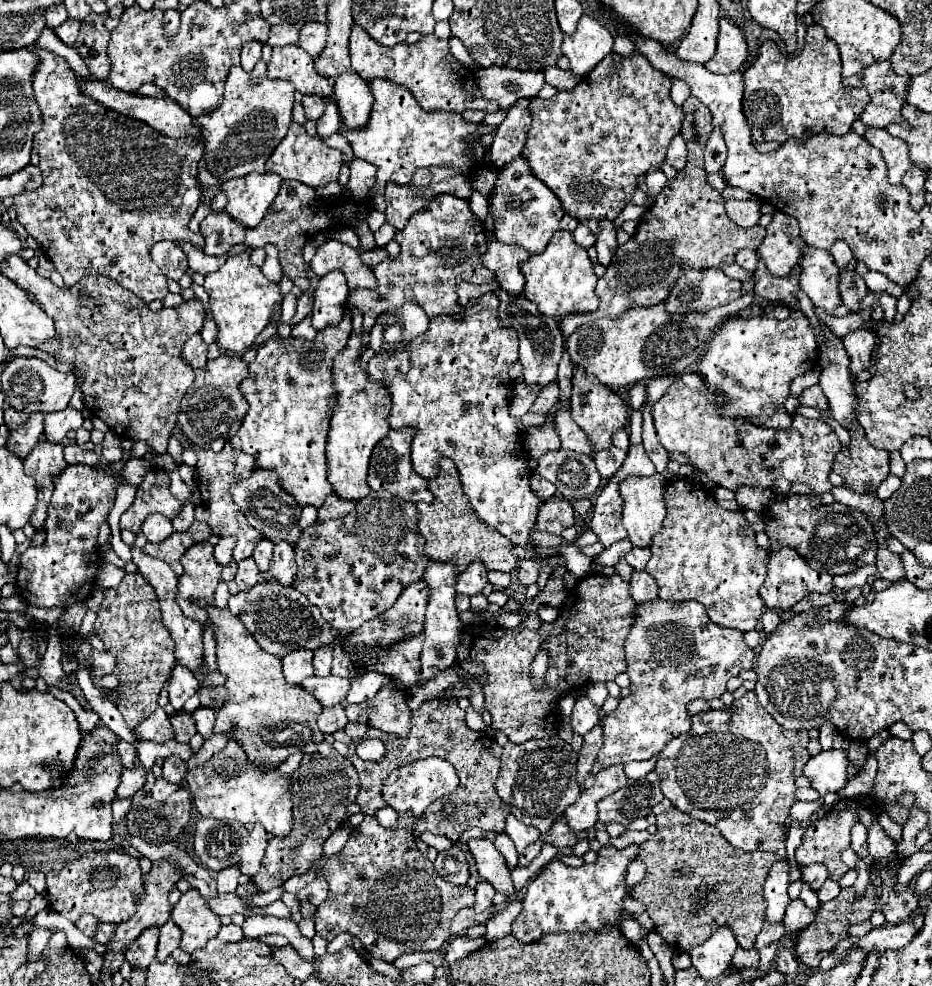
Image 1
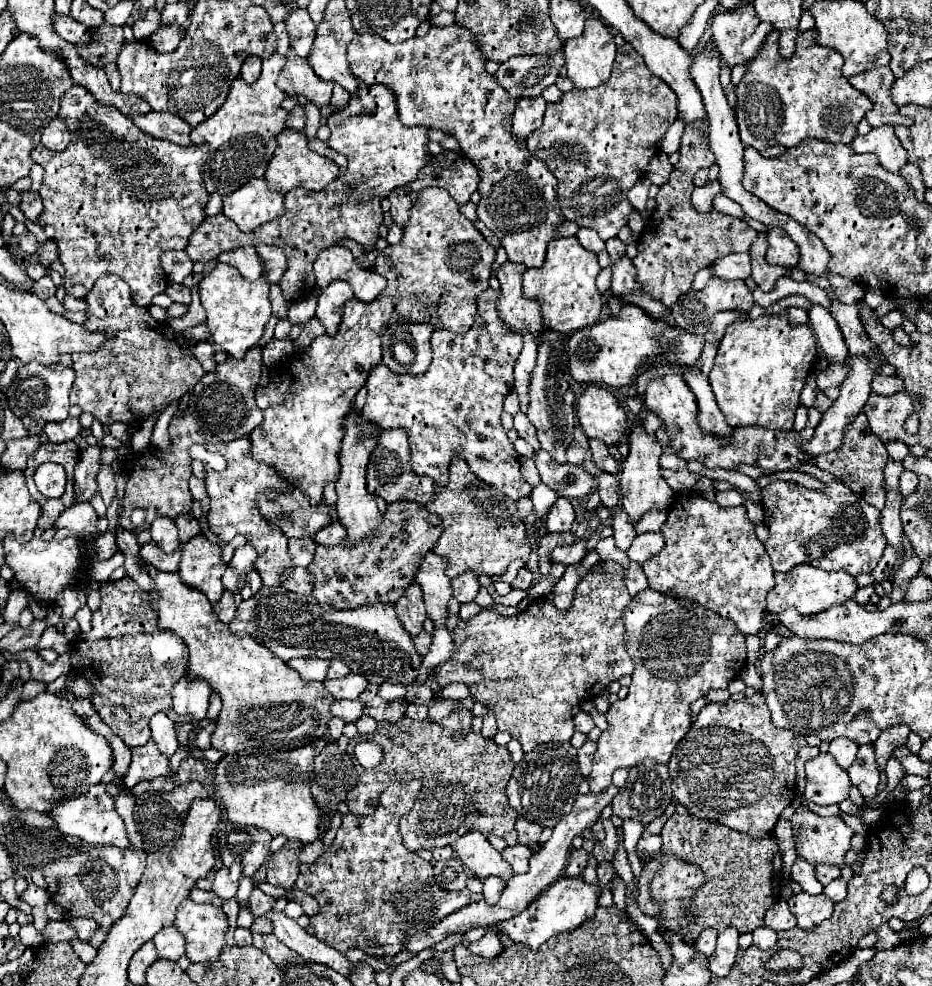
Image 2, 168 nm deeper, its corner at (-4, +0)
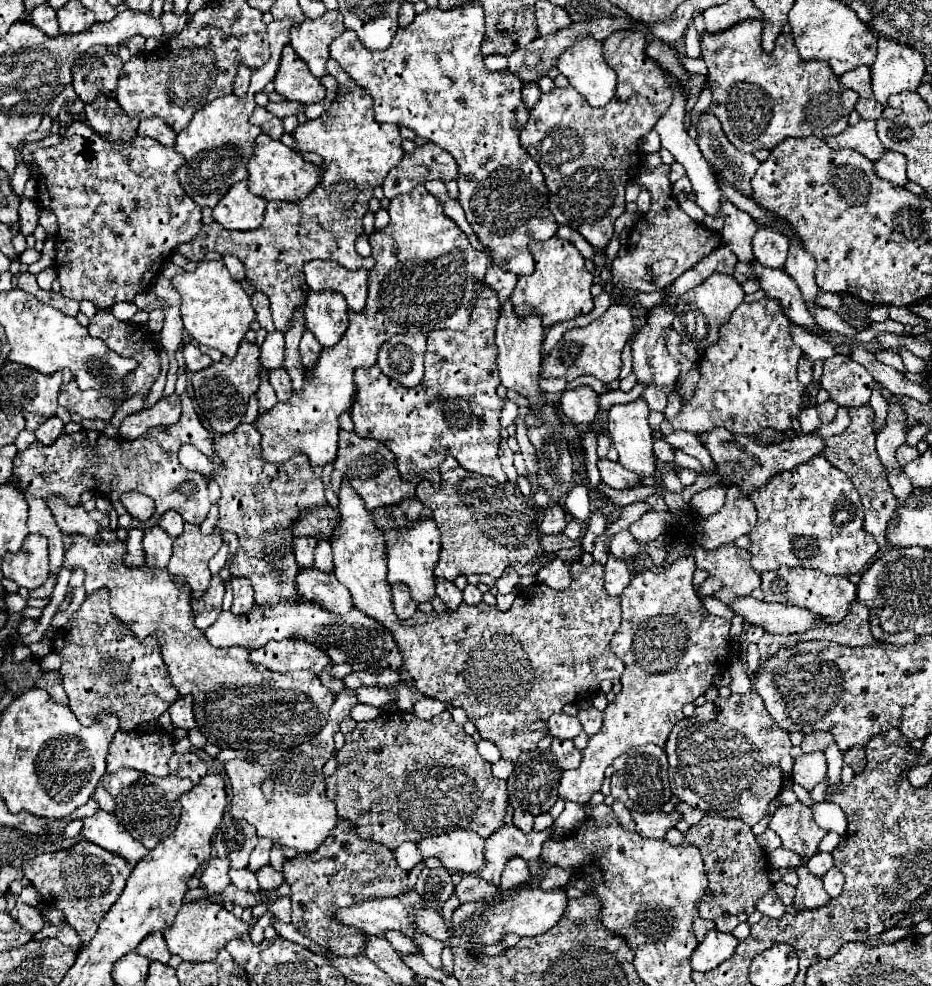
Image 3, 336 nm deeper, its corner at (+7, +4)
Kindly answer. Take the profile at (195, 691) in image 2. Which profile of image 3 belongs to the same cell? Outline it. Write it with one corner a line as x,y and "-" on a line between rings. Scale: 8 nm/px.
186,695
186,697
178,697
170,709
168,709
170,717
172,717
172,723
176,727
182,727
186,731
194,729
196,727
196,721
194,721
194,713
192,713
192,695

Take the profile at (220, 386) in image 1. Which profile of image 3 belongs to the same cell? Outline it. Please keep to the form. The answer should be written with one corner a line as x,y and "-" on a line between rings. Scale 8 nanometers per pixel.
244,339
234,359
222,357
218,363
212,363
210,367
192,375
194,405
206,427
210,427
214,433
230,433
240,425
250,395
258,391
260,369
260,347

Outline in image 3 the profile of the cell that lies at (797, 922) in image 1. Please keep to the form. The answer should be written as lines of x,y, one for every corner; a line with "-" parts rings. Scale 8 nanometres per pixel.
796,867
796,873
798,873
800,883
796,885
794,907
816,909
816,907
824,905
826,901
830,901
830,897
826,897
822,879
818,875
810,875
810,871
806,871
806,867

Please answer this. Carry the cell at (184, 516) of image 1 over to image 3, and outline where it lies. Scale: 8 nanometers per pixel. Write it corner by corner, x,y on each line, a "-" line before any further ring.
166,511
158,523
170,537
178,537
184,531
184,519
176,511

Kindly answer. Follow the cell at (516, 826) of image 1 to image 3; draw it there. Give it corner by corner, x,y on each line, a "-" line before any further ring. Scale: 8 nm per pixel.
516,809
514,811
514,825
520,827
524,833
530,833
532,827
534,827
534,815
522,811
522,809

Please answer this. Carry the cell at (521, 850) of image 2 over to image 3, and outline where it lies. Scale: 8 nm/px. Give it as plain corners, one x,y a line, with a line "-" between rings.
514,857
508,861
504,873
502,873
502,881
500,881
500,889
512,889
512,887
520,887
526,885
530,881
530,871
524,859

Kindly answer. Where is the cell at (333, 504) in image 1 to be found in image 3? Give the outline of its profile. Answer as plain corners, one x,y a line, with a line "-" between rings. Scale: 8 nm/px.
318,541
318,547
316,547
316,565
314,567
318,571
324,571
324,573
332,573
334,571
332,549
330,549
328,541

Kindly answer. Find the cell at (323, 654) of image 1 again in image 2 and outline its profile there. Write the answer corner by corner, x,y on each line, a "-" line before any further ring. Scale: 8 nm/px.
331,659
331,665
329,665
329,671
327,671
327,677
329,679
337,679
337,677
345,677
349,673
349,667
345,663
341,663
341,659

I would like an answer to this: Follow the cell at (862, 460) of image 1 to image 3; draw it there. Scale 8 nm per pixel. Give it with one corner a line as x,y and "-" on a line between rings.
862,405
862,407
854,407
850,411
850,417
852,417
850,427
844,429
844,433
826,439
826,447
818,455
824,457
828,463
832,463
836,469
844,471
852,479
856,491
860,493
862,505
864,505
864,527
866,527
866,531
870,531
874,535
876,543
880,547
884,547
886,545
884,531
886,531
888,519
896,511
896,499
894,499
892,489
888,485
882,461
878,459
878,453
876,453
876,445
874,445
874,441
876,441
874,411
872,411
870,405

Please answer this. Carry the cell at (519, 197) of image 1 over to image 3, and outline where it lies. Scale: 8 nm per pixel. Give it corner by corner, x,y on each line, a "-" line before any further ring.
470,1
470,3
464,3
464,5
448,9
448,11
442,11
442,9
436,9
436,7
434,9
426,9
424,13
416,15
414,21
408,27
400,27
396,31
394,41
392,41
392,45
386,51
370,51
370,49
366,49
360,43
360,39
358,39
358,35
354,31
344,31
338,39
332,41
332,45
330,45
330,57
340,63
340,67
348,73
348,77
352,81
356,81
356,85
360,85
362,89
366,89
372,95
372,101
374,101
374,119
378,123
404,125
404,127
412,129
418,137
424,137
430,143
442,147
444,151
448,151
456,159
456,163
458,163
458,179
456,181
458,181
458,193
460,193
458,201
460,201
460,205
462,205
462,209
466,213
466,219
472,225
478,241
482,241
482,245
490,247
492,259
494,259
494,263
500,269
510,271
510,273
514,273
518,277
520,275
532,275
532,271
534,271
534,259
532,259
530,251
528,251
528,243
532,239
550,239
550,237
554,237
556,229
558,229
558,223
556,223
554,215
548,209
548,189
546,189
546,183
544,183
544,175
538,169
538,165
534,163
534,159
520,145
520,131
524,129
524,125
526,125
526,121
530,117
530,109
524,105
522,93
520,93
522,87
524,87
524,83
522,83
522,79
518,75
514,75
510,71
488,71
486,69
484,55
480,51
482,39
484,39
484,11
482,11
480,3
472,3

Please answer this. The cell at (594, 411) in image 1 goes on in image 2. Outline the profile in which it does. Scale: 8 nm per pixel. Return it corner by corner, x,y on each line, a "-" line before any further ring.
587,385
577,399
577,417
585,435
601,439
605,445
617,445
629,431
629,421
611,391
599,385

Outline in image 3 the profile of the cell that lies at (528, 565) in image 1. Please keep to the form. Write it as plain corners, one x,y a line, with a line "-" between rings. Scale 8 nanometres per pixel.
510,567
510,569
506,569
504,575
496,581
496,587
498,587
500,593
510,593
510,591
514,591
514,589
518,587
518,581
520,581
520,575

